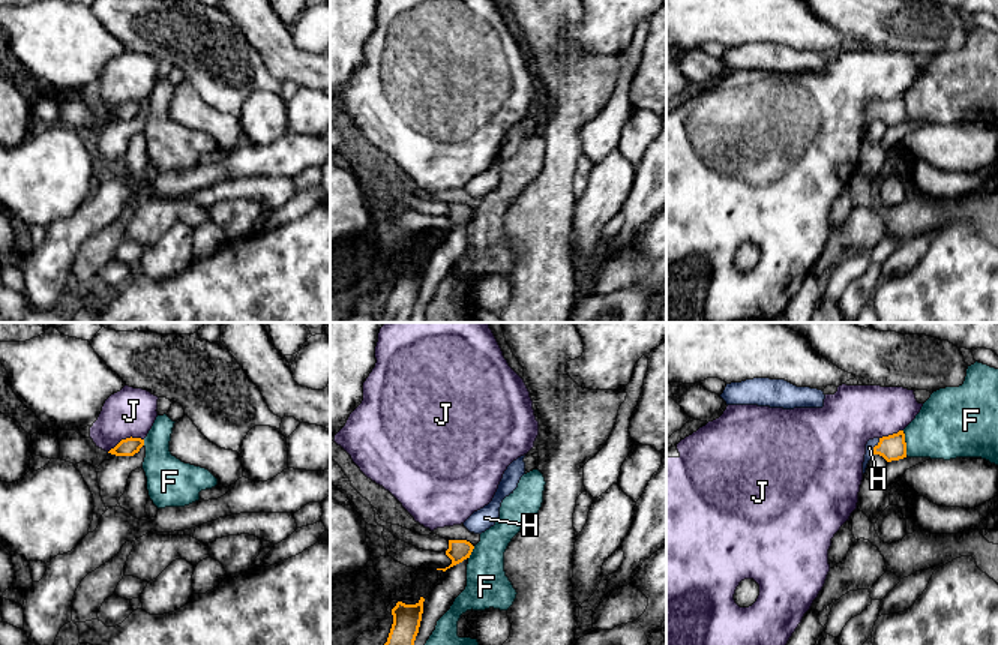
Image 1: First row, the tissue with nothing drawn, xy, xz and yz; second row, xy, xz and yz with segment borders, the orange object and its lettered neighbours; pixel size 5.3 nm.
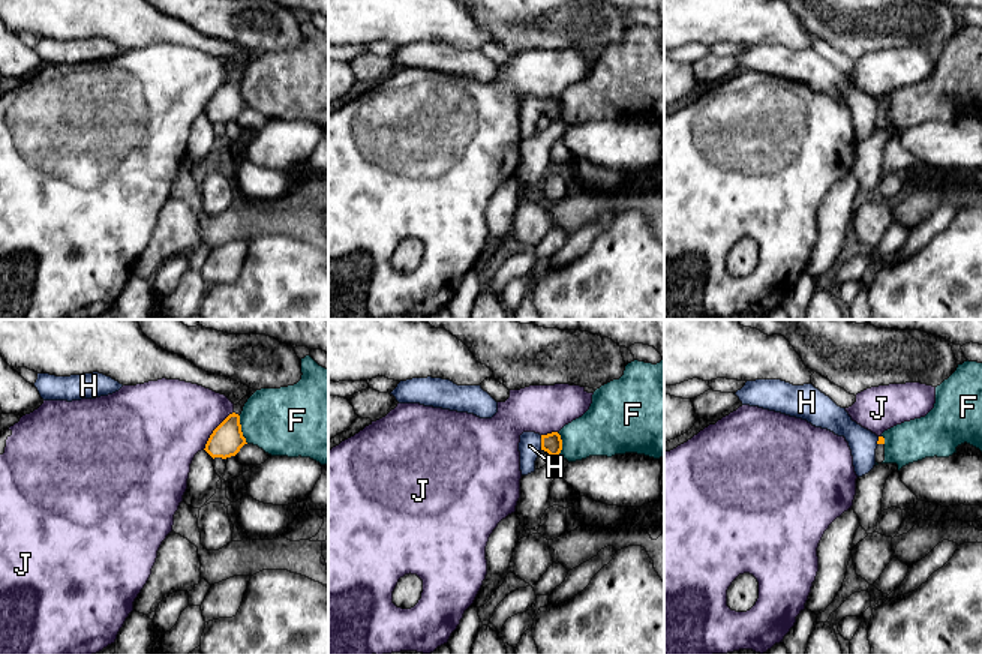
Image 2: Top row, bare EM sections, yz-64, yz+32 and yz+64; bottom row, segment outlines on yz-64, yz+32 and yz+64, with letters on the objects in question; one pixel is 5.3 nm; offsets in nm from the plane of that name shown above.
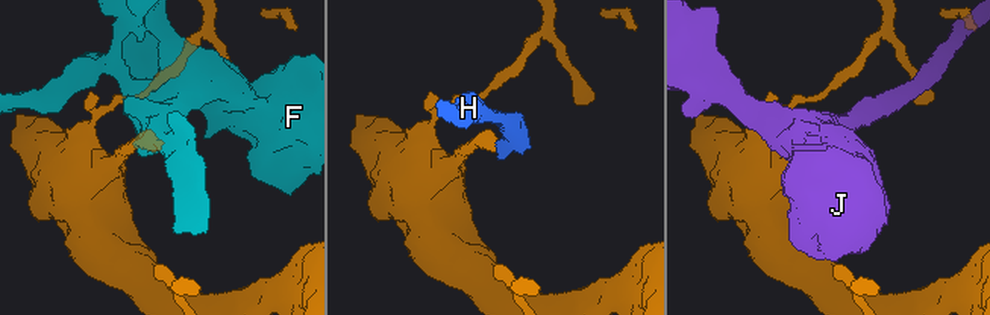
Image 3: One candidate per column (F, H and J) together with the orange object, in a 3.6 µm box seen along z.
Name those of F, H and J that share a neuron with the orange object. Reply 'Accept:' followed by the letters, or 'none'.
Accept: H

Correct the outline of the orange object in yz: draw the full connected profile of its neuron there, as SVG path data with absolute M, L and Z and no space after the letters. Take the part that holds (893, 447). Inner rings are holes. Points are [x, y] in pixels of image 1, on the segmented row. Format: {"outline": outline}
{"outline": "M903 430L897 434L869 440L866 444L866 454L863 462L863 474L866 472L869 460L875 456L882 456L887 462L906 458L906 442Z"}

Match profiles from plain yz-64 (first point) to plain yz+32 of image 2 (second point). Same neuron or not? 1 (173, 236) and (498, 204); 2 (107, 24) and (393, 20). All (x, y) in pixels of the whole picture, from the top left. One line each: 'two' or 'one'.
1: two
2: one

